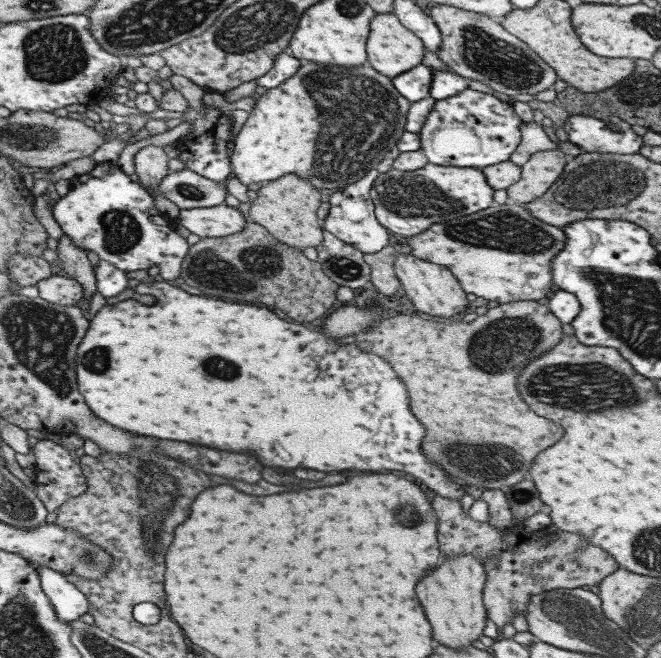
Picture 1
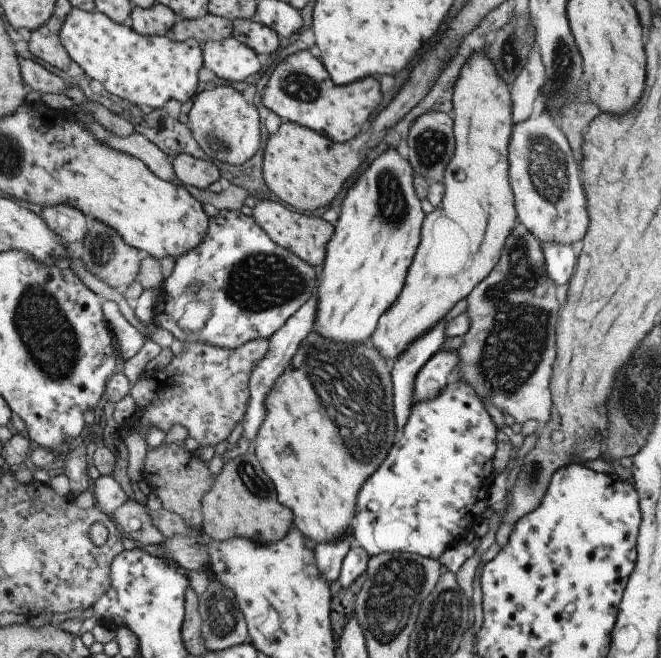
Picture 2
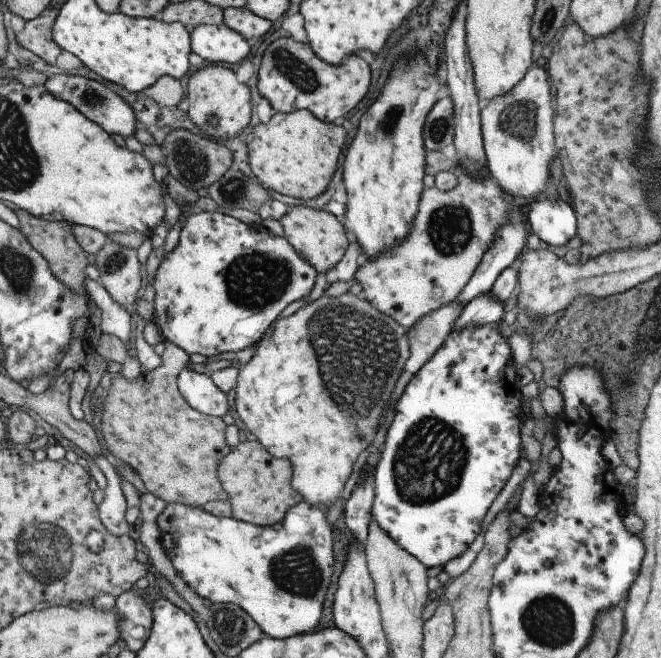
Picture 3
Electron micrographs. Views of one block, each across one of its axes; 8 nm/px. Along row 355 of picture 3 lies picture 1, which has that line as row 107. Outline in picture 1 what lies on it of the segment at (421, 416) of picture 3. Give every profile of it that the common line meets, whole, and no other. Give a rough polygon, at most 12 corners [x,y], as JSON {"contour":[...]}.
{"contour":[[465,88],[435,100],[421,130],[427,163],[483,169],[508,160],[521,120]]}

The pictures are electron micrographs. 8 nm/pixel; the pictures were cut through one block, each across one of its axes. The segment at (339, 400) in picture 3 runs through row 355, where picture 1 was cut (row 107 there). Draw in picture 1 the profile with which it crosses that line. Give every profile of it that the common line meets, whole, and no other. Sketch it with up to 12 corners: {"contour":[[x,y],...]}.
{"contour":[[302,61],[234,137],[243,186],[333,192],[396,158],[409,104]]}

